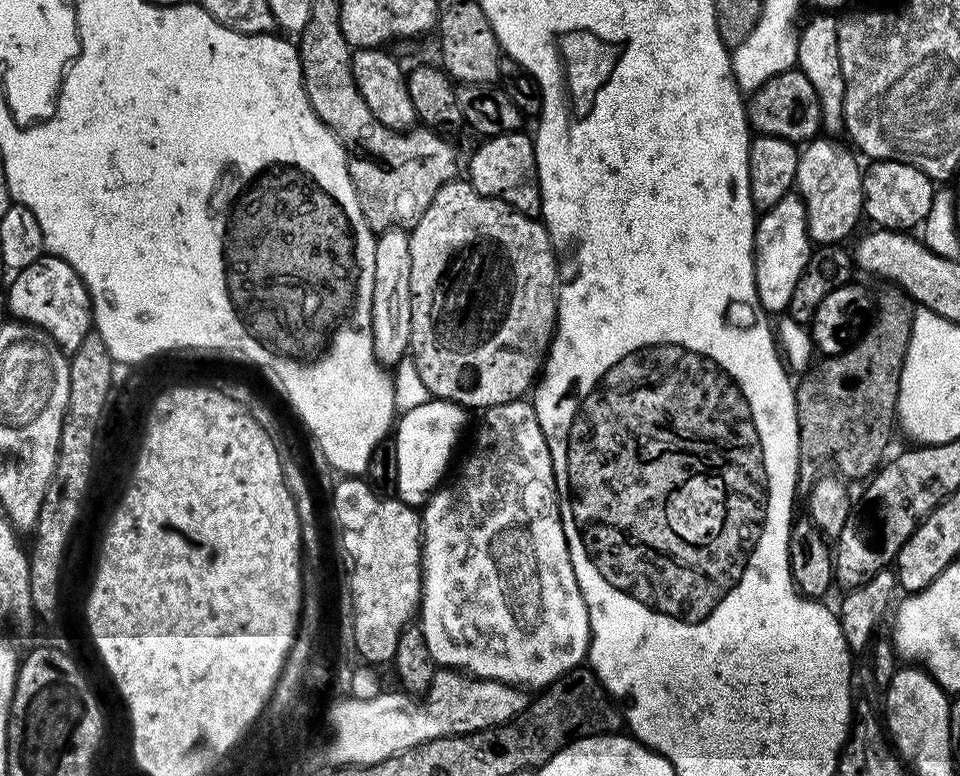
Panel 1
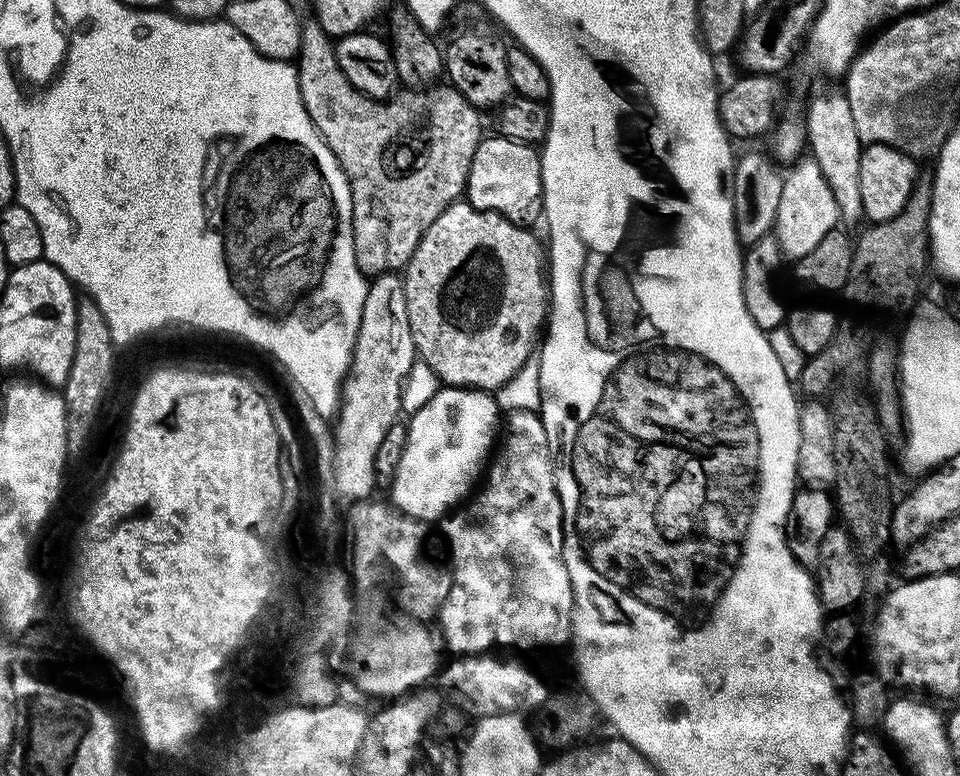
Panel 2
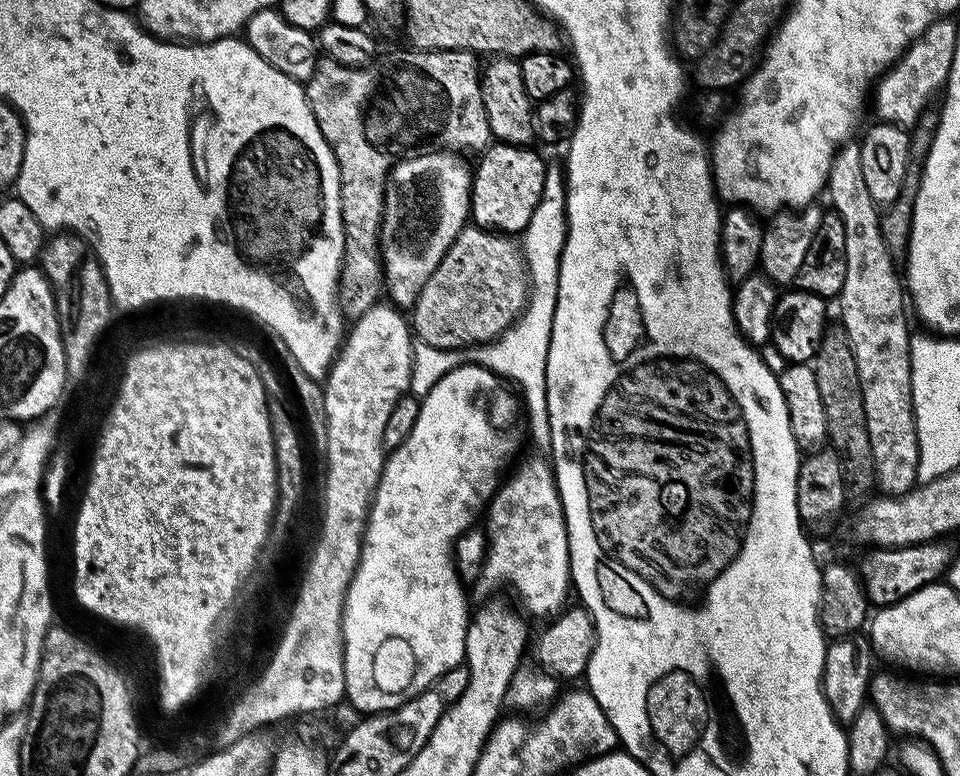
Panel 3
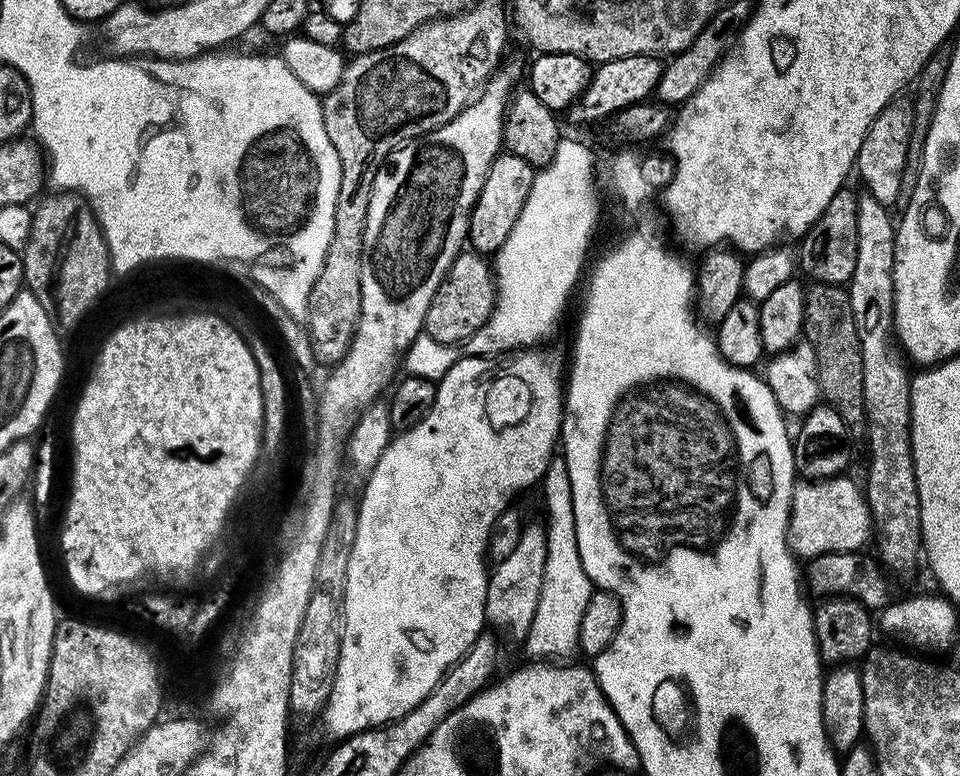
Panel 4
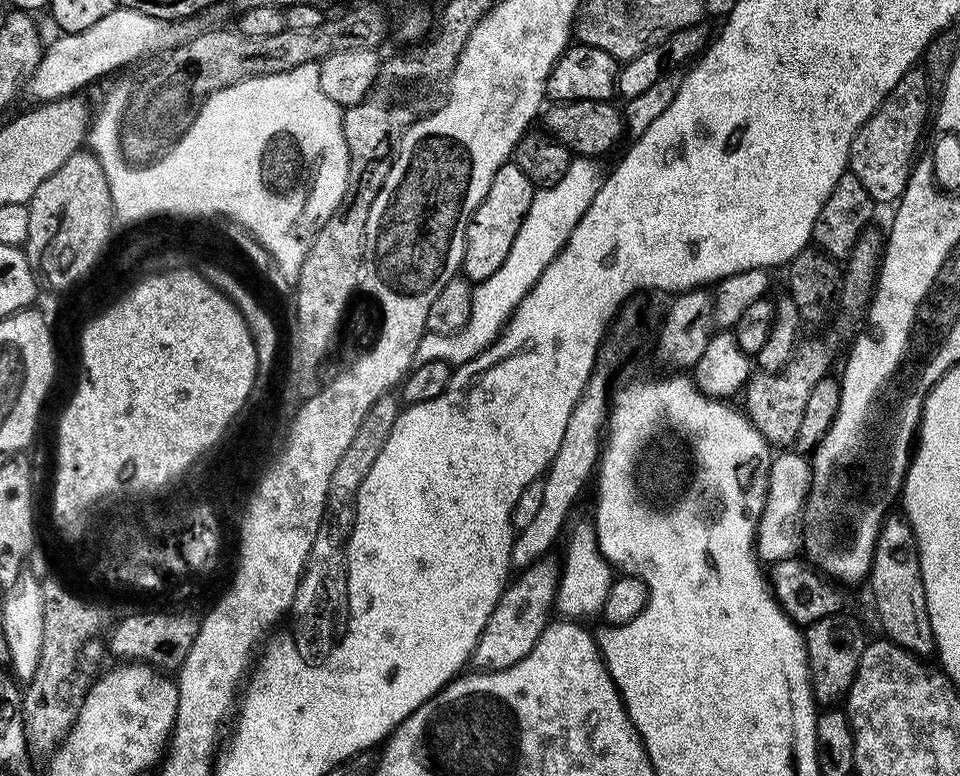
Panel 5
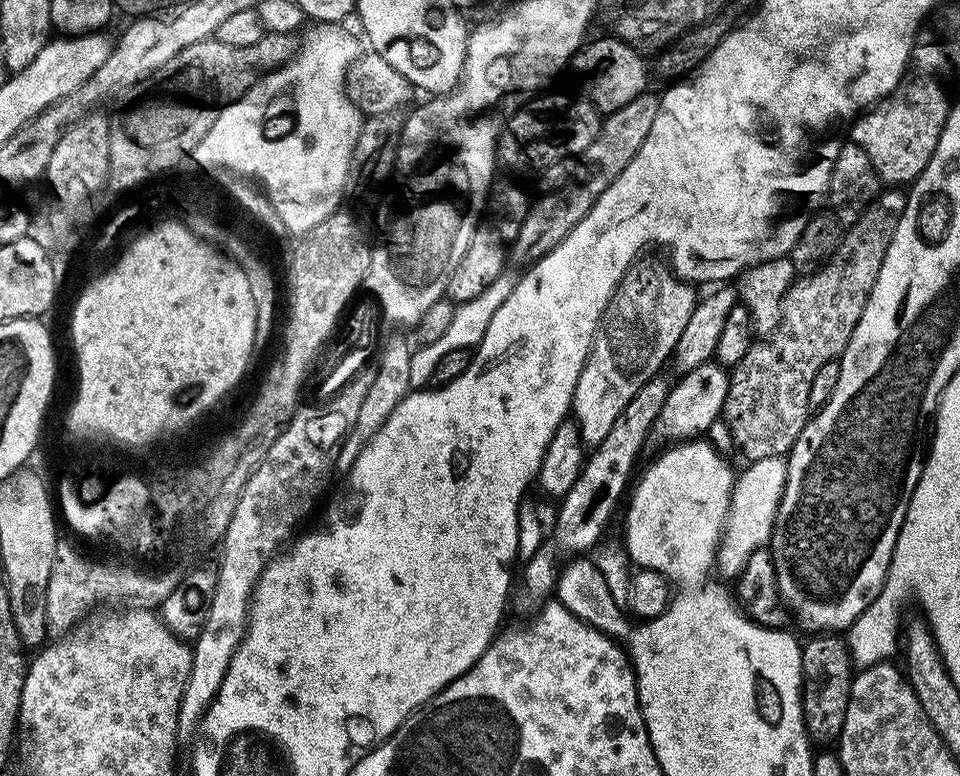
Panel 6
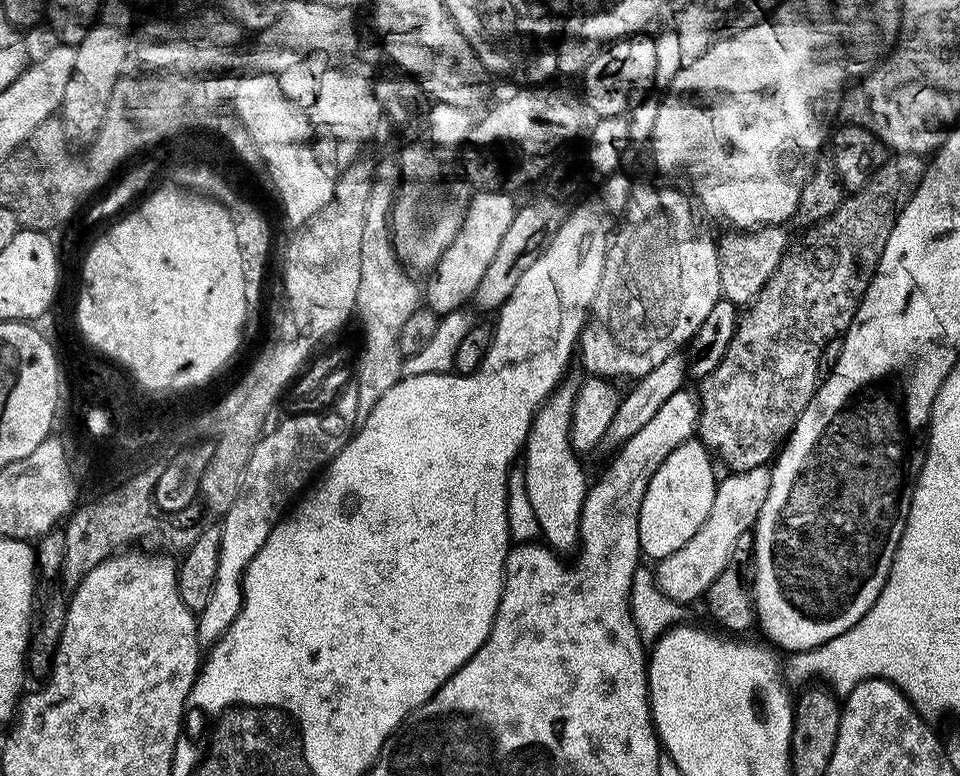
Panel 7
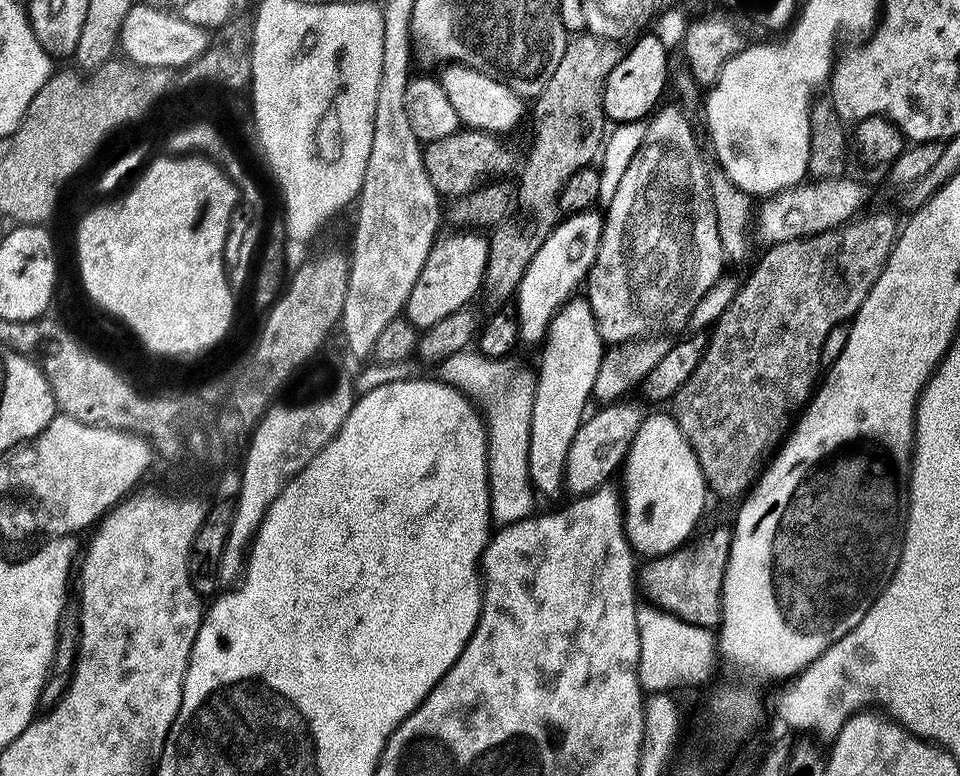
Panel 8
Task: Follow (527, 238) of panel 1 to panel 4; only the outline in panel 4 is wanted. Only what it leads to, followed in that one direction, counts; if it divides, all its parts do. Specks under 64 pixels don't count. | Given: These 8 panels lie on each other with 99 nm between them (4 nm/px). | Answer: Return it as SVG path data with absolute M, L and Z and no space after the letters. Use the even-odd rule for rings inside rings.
M461 251L450 270L440 279L434 302L426 310L424 332L442 344L458 345L468 340L490 318L496 300L493 269L483 255Z

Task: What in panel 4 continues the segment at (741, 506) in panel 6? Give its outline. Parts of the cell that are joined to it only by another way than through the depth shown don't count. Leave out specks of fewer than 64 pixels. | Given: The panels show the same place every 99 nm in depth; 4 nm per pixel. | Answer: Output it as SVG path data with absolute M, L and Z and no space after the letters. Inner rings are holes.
M848 474L834 476L830 480L813 480L811 482L800 482L793 487L792 490L792 505L788 509L788 548L792 551L793 556L797 558L811 558L813 556L821 556L822 554L830 554L831 552L859 552L865 546L864 543L869 543L870 537L873 535L874 525L872 523L872 513L868 511L868 502L865 493L848 477Z

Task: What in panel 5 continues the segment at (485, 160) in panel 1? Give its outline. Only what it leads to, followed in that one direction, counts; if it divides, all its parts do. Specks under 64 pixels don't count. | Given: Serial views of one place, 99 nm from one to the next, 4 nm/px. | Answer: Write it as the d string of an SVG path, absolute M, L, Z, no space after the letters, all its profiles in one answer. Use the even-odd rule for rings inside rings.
M514 162L502 165L498 174L494 174L494 182L486 198L478 206L478 210L474 210L466 226L464 253L460 263L463 279L478 285L490 278L490 274L494 274L502 262L505 262L519 227L530 210L531 199L536 190L536 185L530 182L530 178L526 178L526 174L522 174L522 170Z

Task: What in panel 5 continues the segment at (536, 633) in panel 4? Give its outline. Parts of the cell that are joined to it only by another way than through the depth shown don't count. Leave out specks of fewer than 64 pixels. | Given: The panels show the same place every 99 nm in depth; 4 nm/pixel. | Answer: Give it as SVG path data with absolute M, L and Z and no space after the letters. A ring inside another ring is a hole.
M575 518L571 521L568 548L562 556L559 590L556 591L556 607L563 617L583 620L596 615L603 609L605 598L614 581L614 570L600 552L595 525L588 519Z

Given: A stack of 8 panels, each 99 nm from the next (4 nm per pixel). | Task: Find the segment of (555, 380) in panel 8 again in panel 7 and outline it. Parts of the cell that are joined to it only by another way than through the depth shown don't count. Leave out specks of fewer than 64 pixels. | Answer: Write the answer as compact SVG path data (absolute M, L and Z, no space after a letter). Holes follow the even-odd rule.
M557 387L541 404L539 412L533 415L528 442L522 452L526 494L530 494L530 506L534 508L540 536L560 554L573 551L580 539L580 511L586 491L584 472L580 469L581 457L574 451L571 442L572 411L578 392L575 387L564 387Z

